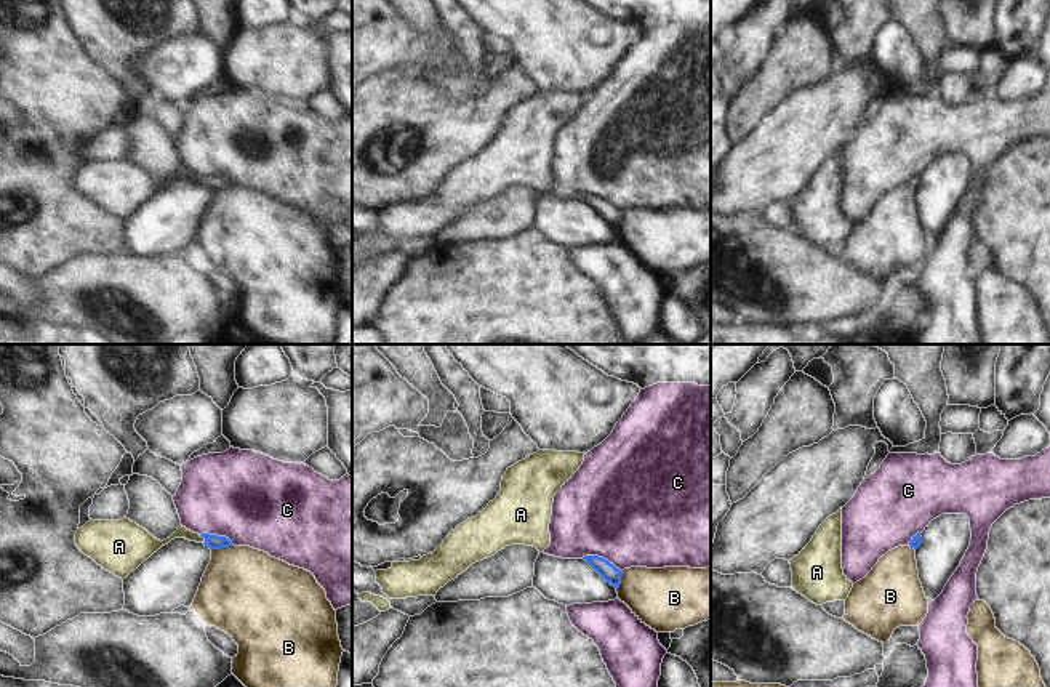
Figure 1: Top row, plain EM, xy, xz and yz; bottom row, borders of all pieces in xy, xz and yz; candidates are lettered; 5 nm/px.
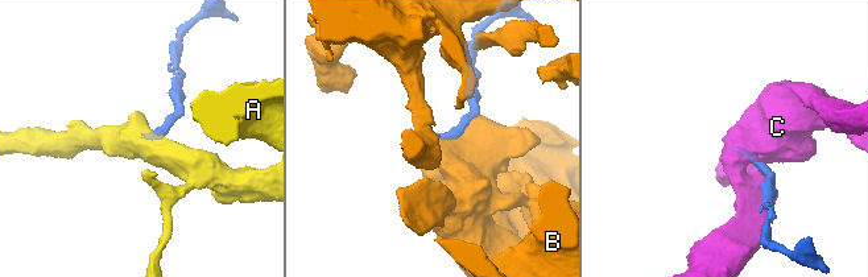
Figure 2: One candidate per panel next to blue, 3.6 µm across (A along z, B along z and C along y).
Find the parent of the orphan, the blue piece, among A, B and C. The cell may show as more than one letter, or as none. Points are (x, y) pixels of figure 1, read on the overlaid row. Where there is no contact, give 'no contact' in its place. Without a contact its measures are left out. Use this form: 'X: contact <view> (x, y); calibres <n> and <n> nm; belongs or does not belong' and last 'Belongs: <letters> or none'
A: contact xy (205, 540); calibres 80 and 60 nm; belongs
B: contact xy (221, 546); calibres 80 and 440 nm; does not belong
C: contact xz (602, 558); calibres 90 and 500 nm; does not belong
Belongs: A

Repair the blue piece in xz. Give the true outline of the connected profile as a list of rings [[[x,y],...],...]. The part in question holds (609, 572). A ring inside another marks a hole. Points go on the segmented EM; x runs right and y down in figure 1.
[[[584,556],[583,557],[607,583],[616,589],[621,585],[623,572],[610,564],[607,559],[599,556]]]

